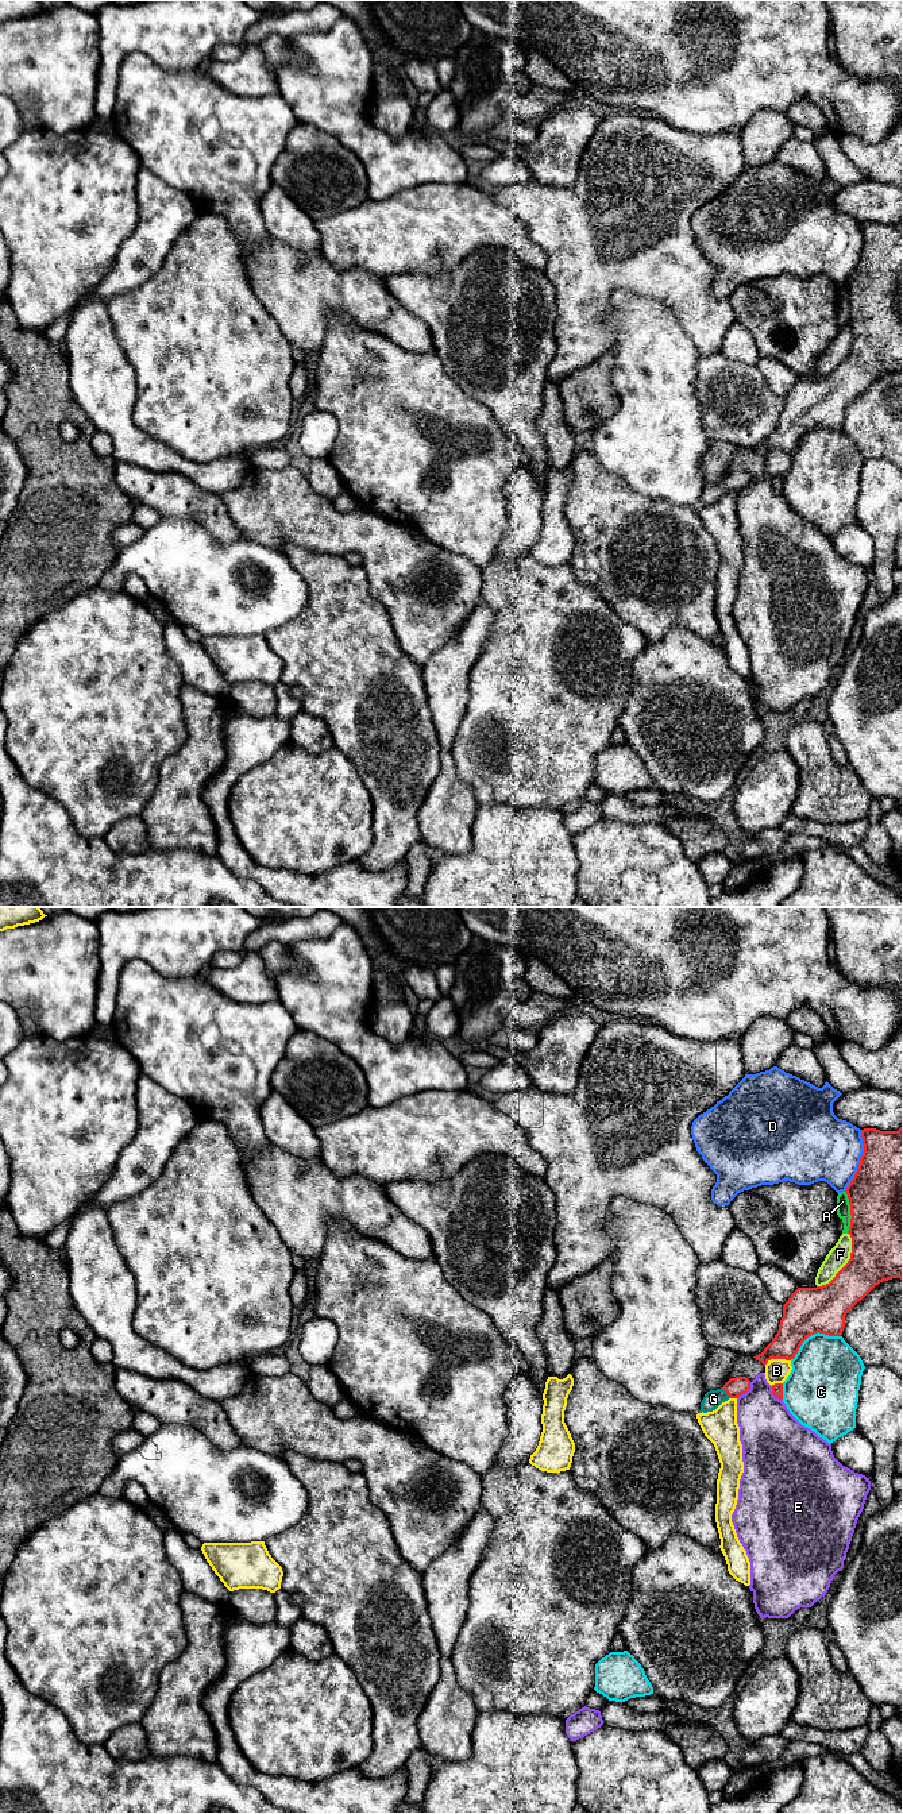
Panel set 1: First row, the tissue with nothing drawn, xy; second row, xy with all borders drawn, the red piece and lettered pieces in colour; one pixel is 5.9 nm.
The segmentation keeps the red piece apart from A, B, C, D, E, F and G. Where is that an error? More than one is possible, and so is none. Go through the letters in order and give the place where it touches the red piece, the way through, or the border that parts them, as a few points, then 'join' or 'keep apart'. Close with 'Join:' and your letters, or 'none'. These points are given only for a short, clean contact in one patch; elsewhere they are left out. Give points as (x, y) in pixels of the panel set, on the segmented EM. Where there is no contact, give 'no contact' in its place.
A: xy (851, 1212) | keep apart
B: xy (776, 1358) | keep apart
C: xy (811, 1334) | keep apart
D: xy (860, 1161) | keep apart
E: xy (745, 1392) | keep apart
F: xy (846, 1263) | keep apart
G: xy (726, 1392) | across xy (737, 1386), (726, 1392), (713, 1398) | join
Join: G

